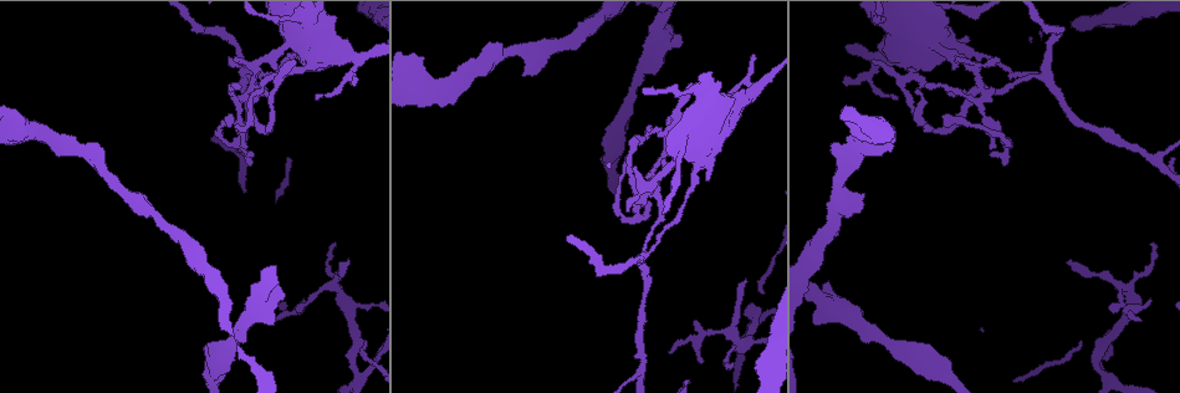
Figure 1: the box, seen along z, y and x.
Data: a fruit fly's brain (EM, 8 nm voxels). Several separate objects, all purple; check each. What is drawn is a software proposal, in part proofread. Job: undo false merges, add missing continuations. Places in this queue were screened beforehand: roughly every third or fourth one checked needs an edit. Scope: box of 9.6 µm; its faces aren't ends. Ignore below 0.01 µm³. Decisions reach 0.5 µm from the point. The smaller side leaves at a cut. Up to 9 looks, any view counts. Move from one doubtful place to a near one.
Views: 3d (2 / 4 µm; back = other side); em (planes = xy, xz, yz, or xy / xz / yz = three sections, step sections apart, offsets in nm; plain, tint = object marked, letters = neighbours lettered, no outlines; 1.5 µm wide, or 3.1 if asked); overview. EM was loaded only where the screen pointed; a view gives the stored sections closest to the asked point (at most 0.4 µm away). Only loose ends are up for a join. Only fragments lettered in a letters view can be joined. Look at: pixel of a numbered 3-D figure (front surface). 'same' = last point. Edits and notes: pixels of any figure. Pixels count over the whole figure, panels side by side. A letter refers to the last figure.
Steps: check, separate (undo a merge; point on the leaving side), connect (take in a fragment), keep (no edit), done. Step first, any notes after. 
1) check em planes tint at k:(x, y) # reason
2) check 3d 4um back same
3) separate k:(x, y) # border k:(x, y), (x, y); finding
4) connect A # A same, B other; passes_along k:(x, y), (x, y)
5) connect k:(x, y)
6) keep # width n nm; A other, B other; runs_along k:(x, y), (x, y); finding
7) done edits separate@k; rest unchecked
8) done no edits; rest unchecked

check 3d 2um at 1:(862, 205) # free end

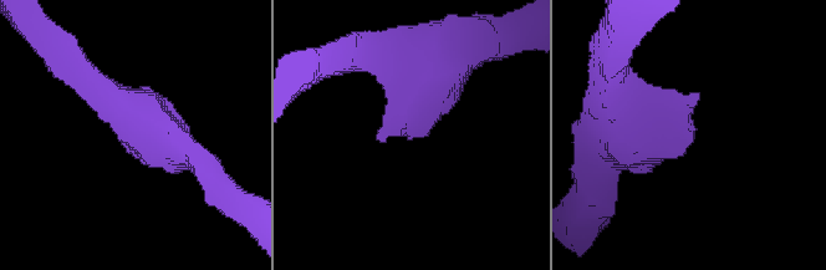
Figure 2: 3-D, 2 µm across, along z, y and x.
check em xz step 8 tint at 2:(397, 133) # shape alone is not enough

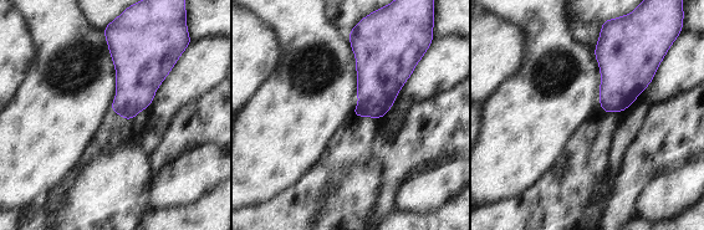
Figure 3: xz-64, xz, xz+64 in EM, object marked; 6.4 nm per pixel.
check em planes letters same

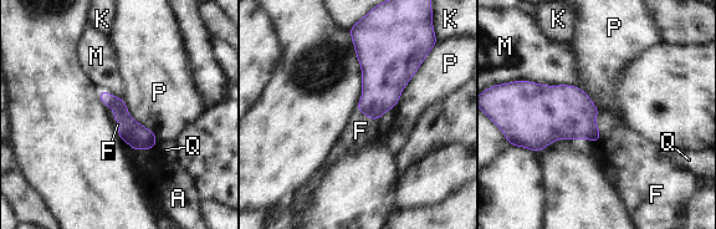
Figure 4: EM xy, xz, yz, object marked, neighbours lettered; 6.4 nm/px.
keep # longest_contact P 500 nm; A other, F other, K other, M other, P other, Q other; border 4:(598, 112), (596, 126), (601, 142); none of them fits

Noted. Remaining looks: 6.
check em planes letters at 1:(248, 75)

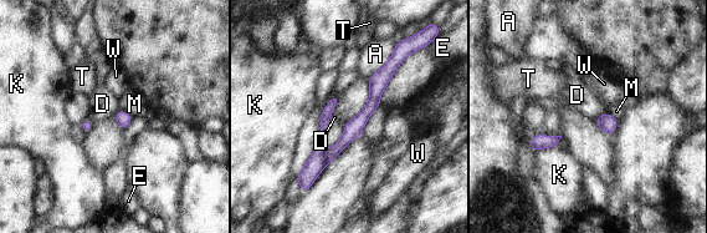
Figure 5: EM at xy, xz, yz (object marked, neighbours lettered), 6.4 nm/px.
separate 5:(313, 167) # A other, D other, E other, K other, M other, T other, W other; border 5:(324, 150), (326, 165); a second neuron is stuck on

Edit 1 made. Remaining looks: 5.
check em planes tint at 1:(623, 218) # abrupt turn

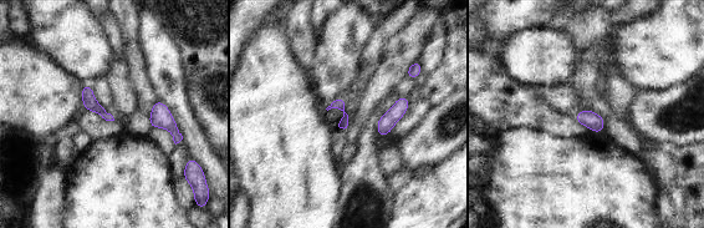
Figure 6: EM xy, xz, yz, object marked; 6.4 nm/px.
check em planes letters same # see the neighbours

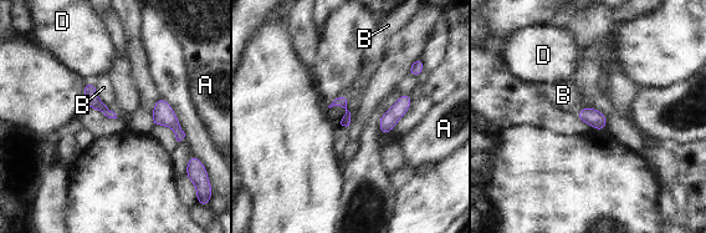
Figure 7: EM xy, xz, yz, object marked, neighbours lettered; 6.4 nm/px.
keep # longest_contact B 160 nm; A other, B other, D other; runs_along 7:(88, 85), (90, 95), (111, 115); continuous, no second neuron

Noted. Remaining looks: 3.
check em planes letters at 1:(1110, 307) # free end

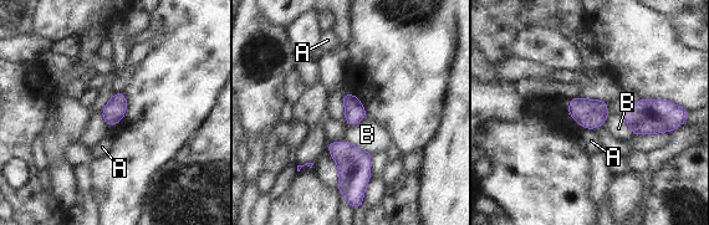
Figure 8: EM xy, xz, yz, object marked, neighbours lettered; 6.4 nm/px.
keep # longest_contact B 220 nm; A other, B other; border 8:(587, 128), (595, 129); none of them fits

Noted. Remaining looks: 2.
done edits separate@5; rest unchecked

